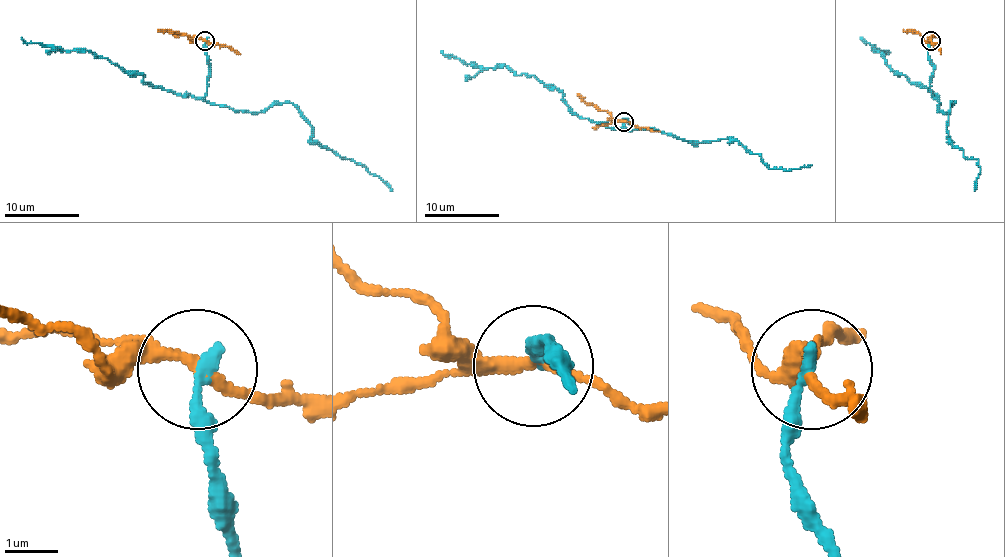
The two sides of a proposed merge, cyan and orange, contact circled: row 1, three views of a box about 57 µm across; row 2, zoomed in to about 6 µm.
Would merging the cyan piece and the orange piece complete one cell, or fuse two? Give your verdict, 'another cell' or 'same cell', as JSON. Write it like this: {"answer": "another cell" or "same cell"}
{"answer": "another cell"}

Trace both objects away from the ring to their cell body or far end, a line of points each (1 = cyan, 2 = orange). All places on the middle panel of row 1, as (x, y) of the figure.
1: (624, 122), (626, 118), (628, 129), (654, 129), (693, 142), (731, 137), (770, 169), (811, 165)
2: (624, 122), (589, 105), (577, 94)

